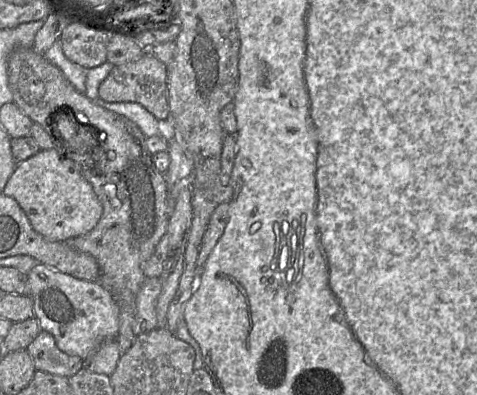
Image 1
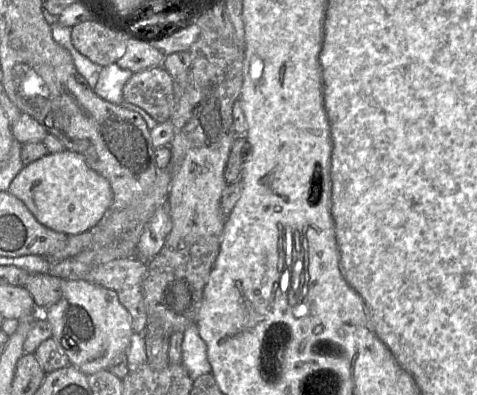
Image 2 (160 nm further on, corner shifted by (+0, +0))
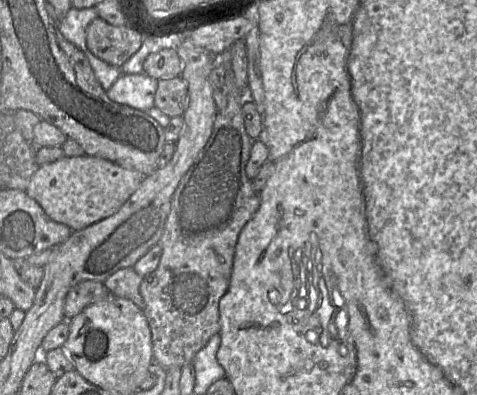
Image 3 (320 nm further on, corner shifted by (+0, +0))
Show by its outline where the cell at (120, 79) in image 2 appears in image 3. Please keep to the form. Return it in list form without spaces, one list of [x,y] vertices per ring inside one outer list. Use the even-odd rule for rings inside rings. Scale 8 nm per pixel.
[[[122,73],[106,93],[116,103],[146,112],[155,105],[157,85],[158,79],[146,73]]]

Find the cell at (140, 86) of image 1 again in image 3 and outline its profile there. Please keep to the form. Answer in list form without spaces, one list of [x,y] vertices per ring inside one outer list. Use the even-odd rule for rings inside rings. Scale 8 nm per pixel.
[[[182,76],[158,79],[154,106],[169,117],[182,116],[188,104],[188,85]]]

